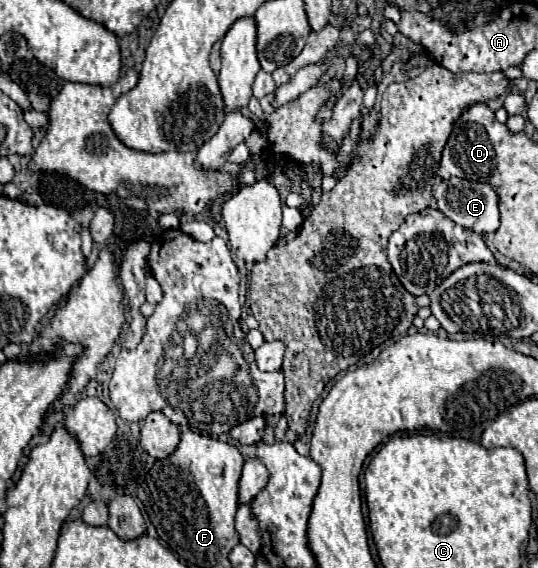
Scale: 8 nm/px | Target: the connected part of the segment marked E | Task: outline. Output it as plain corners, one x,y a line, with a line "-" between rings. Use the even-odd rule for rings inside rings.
451,178
443,180
433,192
439,210
455,224
469,228
477,234
493,234
499,228
499,196
493,186
479,186
479,182

